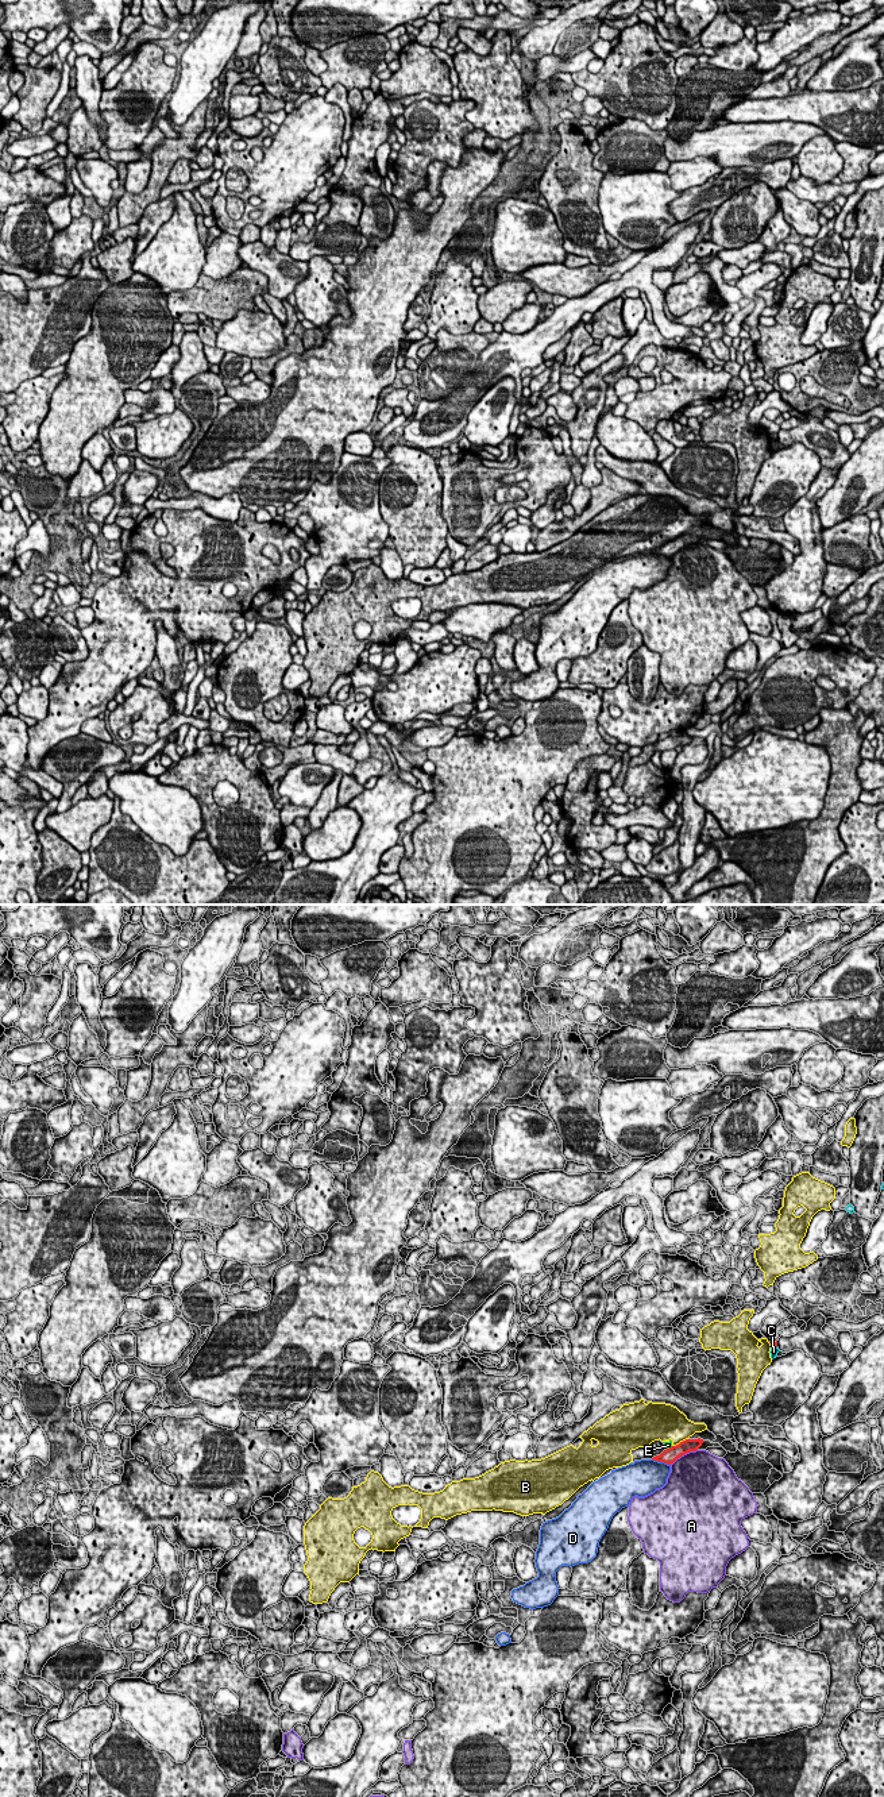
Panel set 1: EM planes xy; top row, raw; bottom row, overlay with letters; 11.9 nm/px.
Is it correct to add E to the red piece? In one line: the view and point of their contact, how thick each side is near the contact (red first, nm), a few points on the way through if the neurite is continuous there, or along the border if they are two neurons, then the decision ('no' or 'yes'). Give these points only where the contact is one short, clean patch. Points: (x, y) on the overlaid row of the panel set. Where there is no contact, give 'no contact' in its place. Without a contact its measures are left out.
meets red in xy at (670, 1447); 180 nm thick on the red side, 70 nm on the other; border along xy (672, 1446), (667, 1449); no

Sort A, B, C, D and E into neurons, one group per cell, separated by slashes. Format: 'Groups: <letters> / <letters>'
Groups: A / B E / C / D

